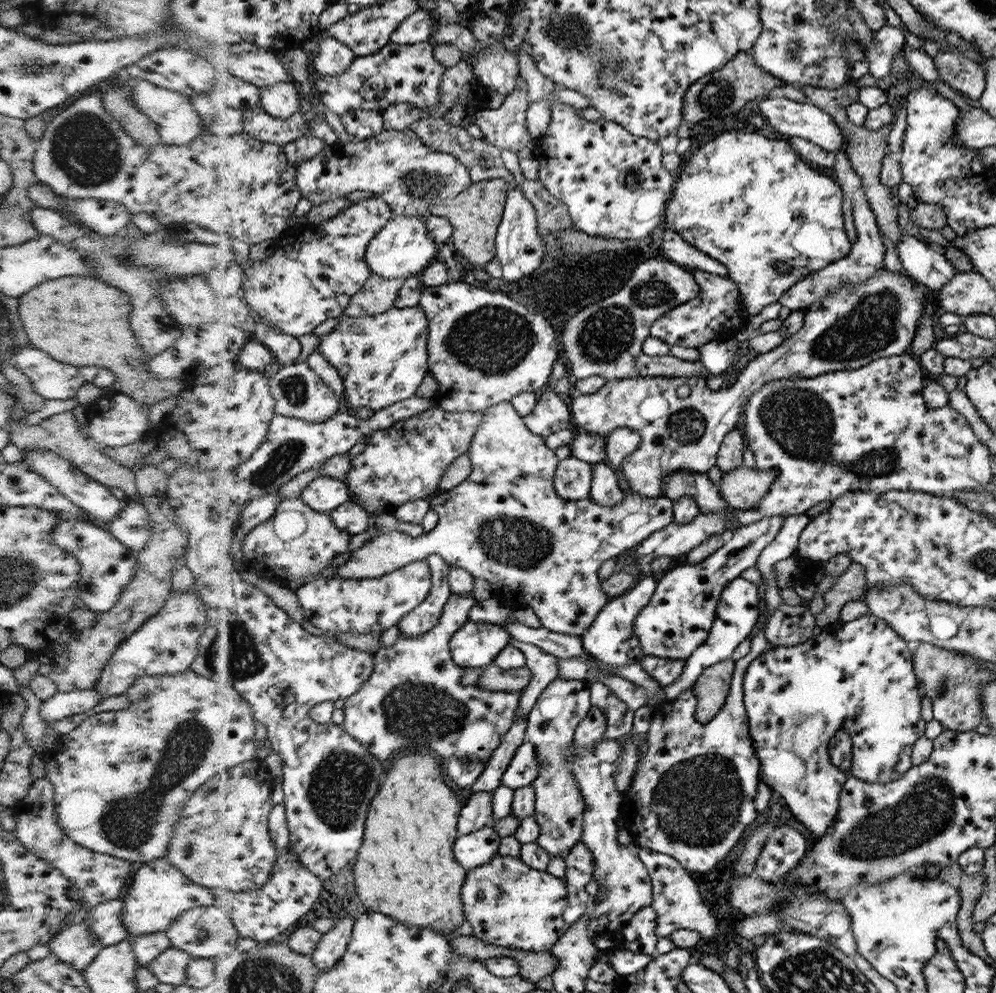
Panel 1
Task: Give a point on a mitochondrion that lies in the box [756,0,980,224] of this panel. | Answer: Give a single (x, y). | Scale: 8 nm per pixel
(791, 55)

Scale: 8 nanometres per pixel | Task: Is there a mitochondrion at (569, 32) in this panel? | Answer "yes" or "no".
yes

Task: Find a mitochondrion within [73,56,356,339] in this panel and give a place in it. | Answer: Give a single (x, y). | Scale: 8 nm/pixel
(130, 262)

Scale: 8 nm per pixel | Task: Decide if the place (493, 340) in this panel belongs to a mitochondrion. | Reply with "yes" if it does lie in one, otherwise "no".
yes

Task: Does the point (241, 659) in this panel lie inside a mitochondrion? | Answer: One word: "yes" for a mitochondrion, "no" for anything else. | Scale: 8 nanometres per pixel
yes

